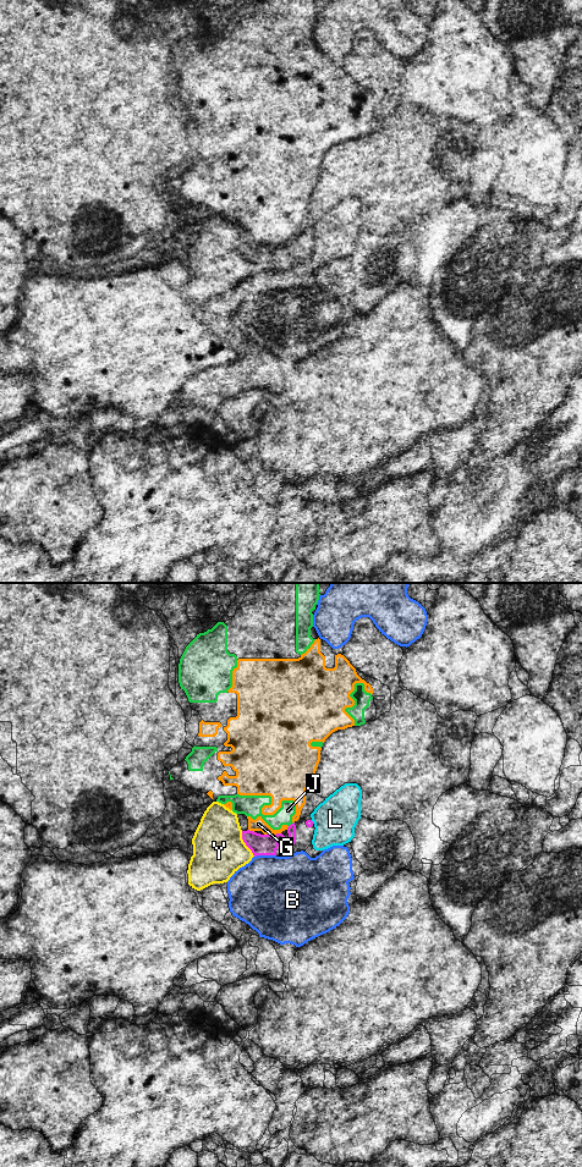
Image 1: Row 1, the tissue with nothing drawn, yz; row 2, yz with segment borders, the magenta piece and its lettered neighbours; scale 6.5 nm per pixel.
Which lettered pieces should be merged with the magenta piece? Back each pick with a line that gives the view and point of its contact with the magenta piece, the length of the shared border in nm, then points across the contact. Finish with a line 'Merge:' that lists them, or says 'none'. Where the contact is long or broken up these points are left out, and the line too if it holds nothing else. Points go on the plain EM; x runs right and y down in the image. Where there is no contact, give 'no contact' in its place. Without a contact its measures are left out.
Merge: none

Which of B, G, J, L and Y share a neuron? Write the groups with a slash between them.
B / G J / L / Y

